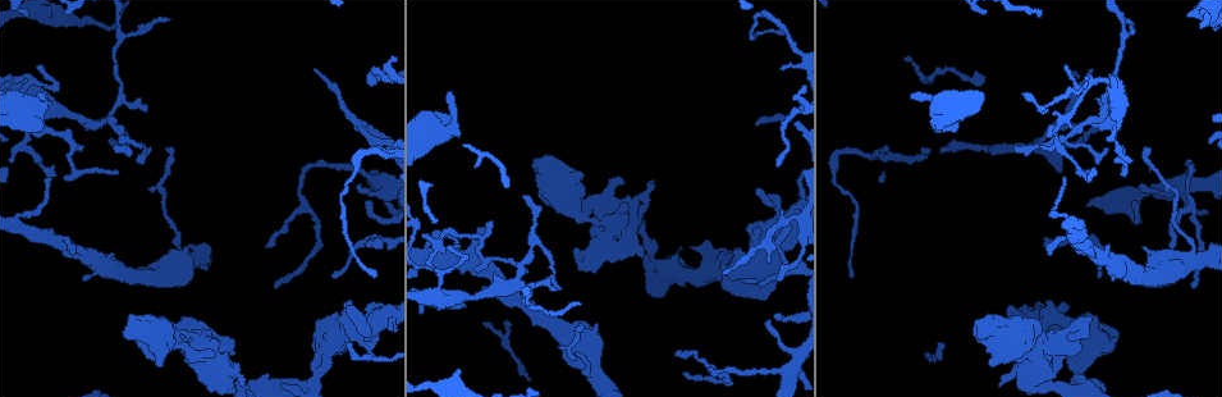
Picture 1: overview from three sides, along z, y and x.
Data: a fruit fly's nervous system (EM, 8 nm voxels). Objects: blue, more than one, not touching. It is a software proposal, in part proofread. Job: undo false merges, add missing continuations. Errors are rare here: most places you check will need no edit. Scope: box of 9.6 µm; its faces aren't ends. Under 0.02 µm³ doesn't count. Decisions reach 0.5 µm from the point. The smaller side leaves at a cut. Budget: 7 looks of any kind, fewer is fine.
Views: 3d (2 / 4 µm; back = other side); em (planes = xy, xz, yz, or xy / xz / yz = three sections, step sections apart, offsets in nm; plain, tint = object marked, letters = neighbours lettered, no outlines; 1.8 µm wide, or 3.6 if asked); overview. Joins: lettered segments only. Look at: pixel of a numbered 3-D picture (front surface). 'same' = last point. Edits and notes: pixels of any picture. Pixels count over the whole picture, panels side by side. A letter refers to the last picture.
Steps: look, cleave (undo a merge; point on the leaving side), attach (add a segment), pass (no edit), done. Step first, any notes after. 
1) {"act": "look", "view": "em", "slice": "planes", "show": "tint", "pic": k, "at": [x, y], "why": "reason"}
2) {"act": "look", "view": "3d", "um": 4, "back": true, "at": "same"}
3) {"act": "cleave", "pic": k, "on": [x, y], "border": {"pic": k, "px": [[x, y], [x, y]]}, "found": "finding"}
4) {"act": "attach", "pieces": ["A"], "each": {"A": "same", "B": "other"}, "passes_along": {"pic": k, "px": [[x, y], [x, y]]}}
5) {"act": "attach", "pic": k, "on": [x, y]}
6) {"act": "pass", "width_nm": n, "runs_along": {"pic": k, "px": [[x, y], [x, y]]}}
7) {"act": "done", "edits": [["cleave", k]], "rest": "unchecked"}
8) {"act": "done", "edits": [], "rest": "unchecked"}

{"act": "look", "view": "em", "slice": "planes", "show": "plain", "pic": 1, "at": [1194, 185], "why": "arms part here"}

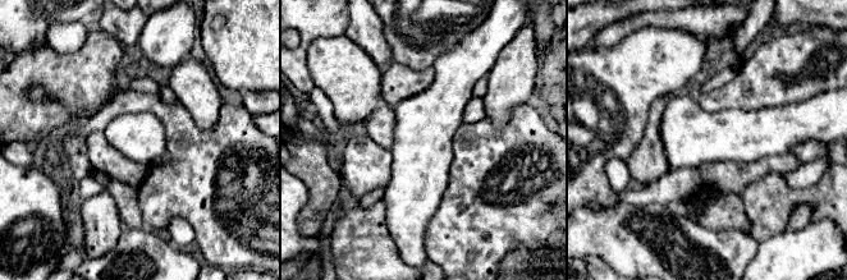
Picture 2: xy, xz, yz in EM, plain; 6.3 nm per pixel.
{"act": "look", "view": "em", "slice": "planes", "show": "letters", "at": "same", "why": "what lies round it"}

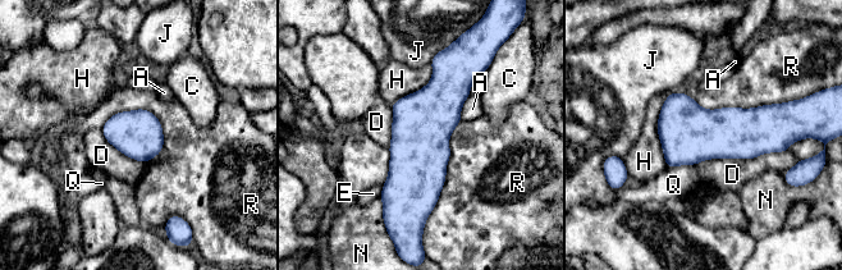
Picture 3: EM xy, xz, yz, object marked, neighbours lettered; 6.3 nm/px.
{"act": "pass", "width_nm": 300, "each": {"A": "other", "C": "other", "D": "other", "E": "other", "H": "other", "J": "other", "N": "other", "Q": "other", "R": "other"}, "found": "all the same cell"}

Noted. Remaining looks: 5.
{"act": "look", "view": "3d", "um": 4, "pic": 1, "at": [722, 273]}

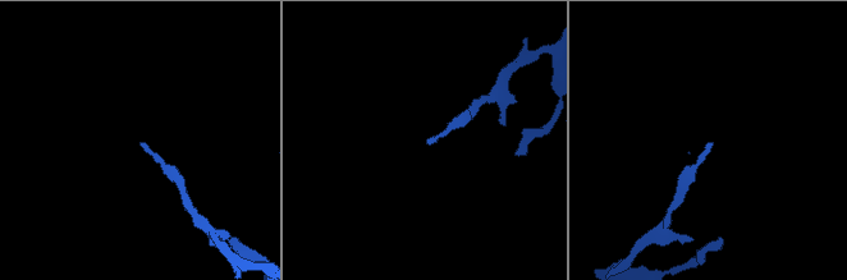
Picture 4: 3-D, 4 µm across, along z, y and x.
{"act": "look", "view": "em", "slice": "xz", "step": 4, "show": "letters", "pic": 4, "at": [712, 144], "why": "now the EM"}

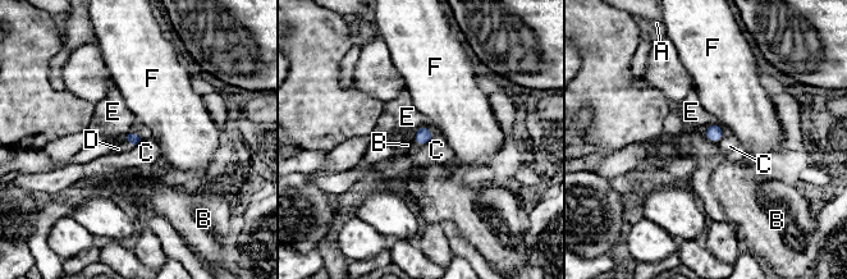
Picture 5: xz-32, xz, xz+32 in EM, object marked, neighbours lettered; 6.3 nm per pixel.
{"act": "look", "view": "em", "slice": "xy", "step": 4, "show": "letters", "at": "same"}

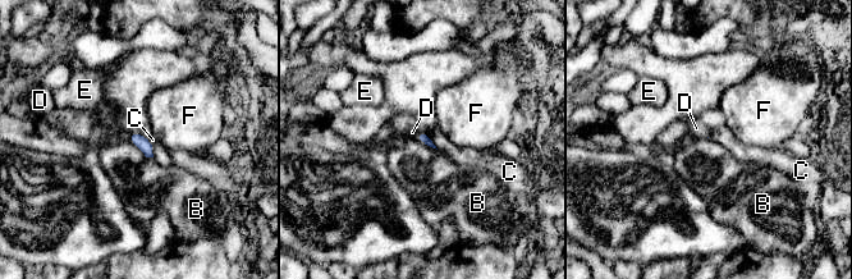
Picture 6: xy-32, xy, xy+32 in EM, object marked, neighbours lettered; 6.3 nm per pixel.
{"act": "attach", "pieces": ["D"], "each": {"B": "other", "C": "other", "D": "same", "E": "other", "F": "other"}, "passes_along": {"pic": 6, "px": [[422, 137], [417, 135], [412, 132]]}, "found": "the cell continues"}

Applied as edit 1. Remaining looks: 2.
{"act": "look", "view": "em", "slice": "planes", "show": "tint", "pic": 1, "at": [592, 263], "why": "abrupt turn"}

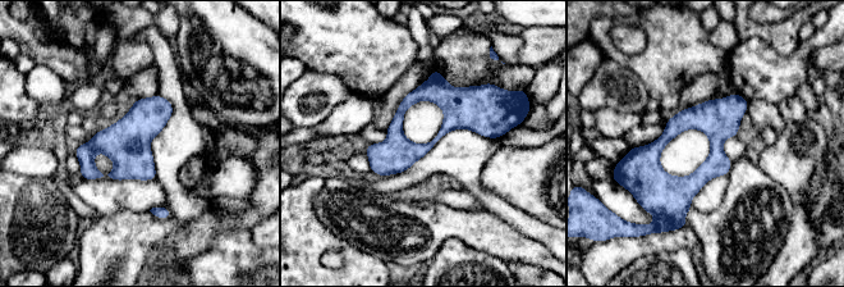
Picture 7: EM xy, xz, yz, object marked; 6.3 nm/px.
{"act": "look", "view": "em", "slice": "planes", "show": "letters", "at": "same", "why": "what lies round it"}

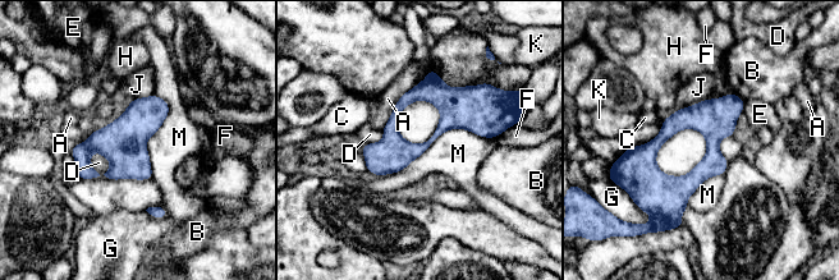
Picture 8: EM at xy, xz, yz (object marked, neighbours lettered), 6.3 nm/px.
{"act": "pass", "width_nm": 200, "each": {"A": "other", "B": "other", "C": "other", "D": "other", "E": "other", "F": "other", "G": "other", "H": "other", "J": "other", "K": "other", "M": "other"}, "runs_along": {"pic": 8, "px": [[495, 129], [448, 122], [423, 147], [368, 165]]}, "found": "continuous, no second cell"}

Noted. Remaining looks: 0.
{"act": "done", "edits": [["attach", 6]], "rest": "unchecked"}

